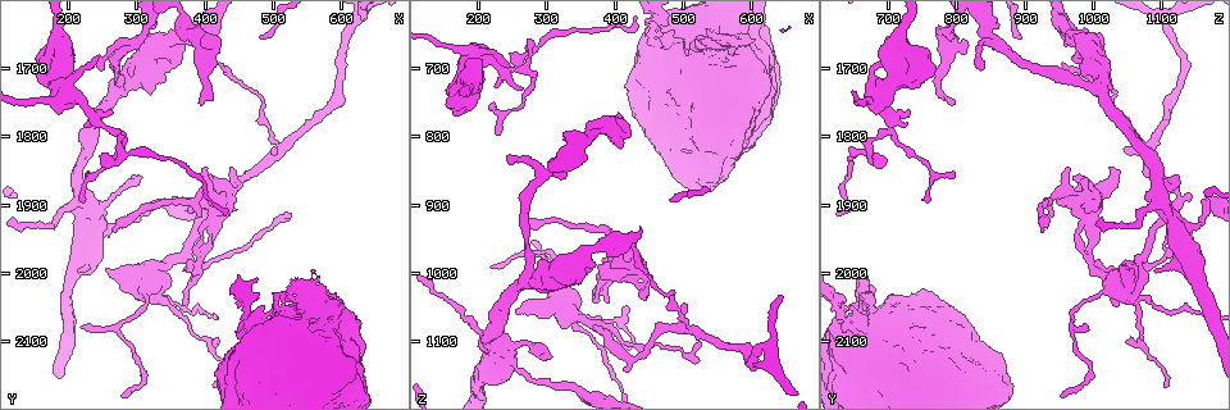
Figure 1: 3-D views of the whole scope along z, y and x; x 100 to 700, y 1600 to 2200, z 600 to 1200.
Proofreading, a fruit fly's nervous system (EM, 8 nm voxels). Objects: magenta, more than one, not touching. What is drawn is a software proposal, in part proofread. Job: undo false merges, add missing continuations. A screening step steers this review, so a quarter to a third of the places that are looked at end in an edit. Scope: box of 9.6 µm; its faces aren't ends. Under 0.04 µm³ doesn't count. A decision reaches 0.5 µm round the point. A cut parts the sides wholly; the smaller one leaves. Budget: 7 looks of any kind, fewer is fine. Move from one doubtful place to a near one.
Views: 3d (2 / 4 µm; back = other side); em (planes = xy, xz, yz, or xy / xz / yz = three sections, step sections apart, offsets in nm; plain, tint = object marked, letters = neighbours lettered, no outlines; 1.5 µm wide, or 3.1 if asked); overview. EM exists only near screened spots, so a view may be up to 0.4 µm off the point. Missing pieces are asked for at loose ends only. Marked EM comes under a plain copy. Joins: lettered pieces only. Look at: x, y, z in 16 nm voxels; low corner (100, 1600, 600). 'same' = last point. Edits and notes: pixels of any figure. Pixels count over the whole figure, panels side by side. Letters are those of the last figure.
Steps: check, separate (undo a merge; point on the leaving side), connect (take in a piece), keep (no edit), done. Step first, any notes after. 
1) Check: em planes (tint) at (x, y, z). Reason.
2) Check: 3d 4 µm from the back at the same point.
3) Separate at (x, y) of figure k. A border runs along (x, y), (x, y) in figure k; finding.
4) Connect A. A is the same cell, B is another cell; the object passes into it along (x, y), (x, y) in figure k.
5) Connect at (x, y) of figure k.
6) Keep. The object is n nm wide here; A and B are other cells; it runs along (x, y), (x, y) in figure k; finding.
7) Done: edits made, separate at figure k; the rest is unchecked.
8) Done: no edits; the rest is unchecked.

Check: 3d 2 µm at (165, 1745, 670). Sharp bend.

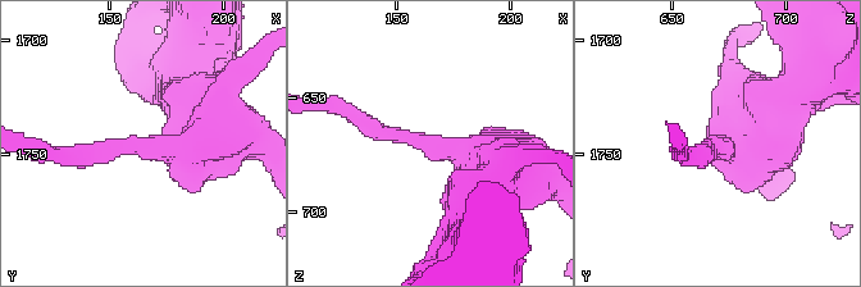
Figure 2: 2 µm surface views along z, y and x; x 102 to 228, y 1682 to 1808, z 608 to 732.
Check: em planes (tint) at (168, 1745, 670). Shape alone is not enough.

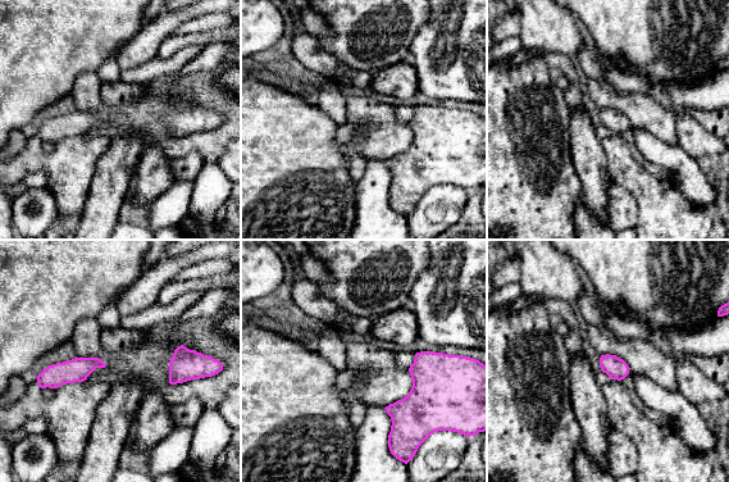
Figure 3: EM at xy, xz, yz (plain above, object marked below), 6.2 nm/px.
Check: em planes (letters) at the same point.

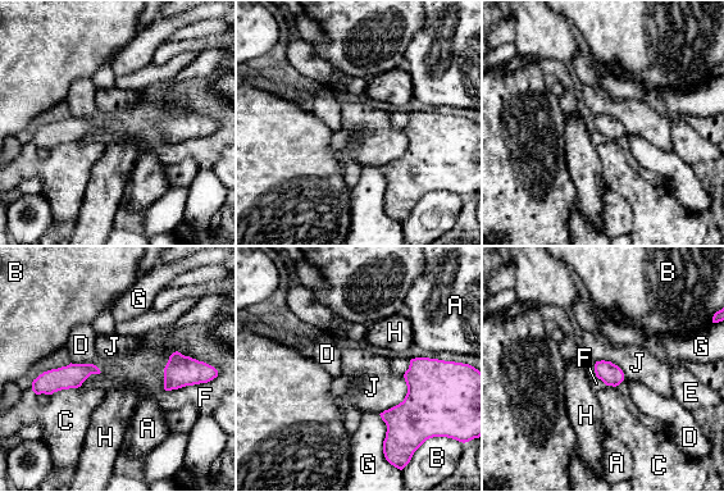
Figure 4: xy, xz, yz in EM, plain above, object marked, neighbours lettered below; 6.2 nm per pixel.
Keep. The object is 50 nm wide here; A, B, C, D, E, F, G, H and J are other cells; a border runs along (404, 376), (405, 397), (379, 414) in figure 4; all the same cell.

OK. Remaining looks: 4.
Check: em planes (letters) at (260, 2000, 1060). Free end.

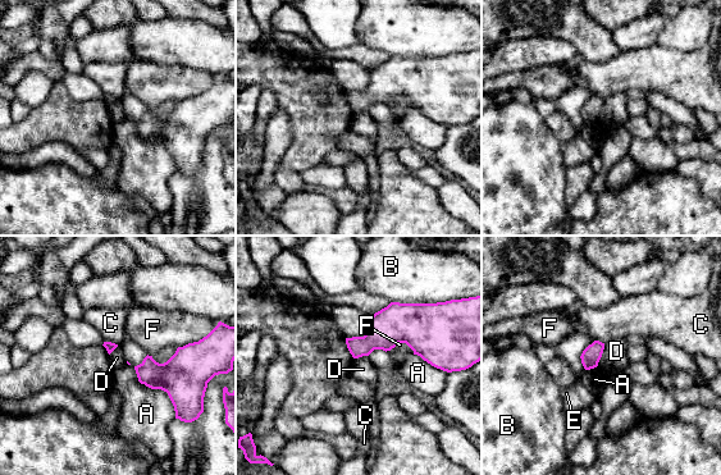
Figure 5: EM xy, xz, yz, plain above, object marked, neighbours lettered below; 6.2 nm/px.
Keep. A, B, C, D, E and F are other cells; a border runs along (605, 345), (597, 365) in figure 5; none of them fits.

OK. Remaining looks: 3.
Check: em planes (letters) at (410, 2065, 1170). Thin end.

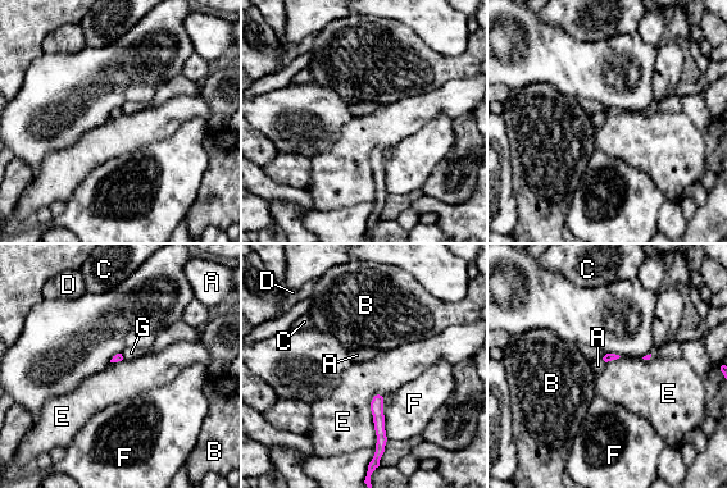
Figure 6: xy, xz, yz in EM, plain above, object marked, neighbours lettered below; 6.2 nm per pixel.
Keep. A, B, C, D, E, F and G are other cells; a border runs along (378, 393), (371, 402), (376, 445) in figure 6; no lettered piece goes on from it.

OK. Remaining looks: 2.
Done: no edits; the rest is unchecked.

